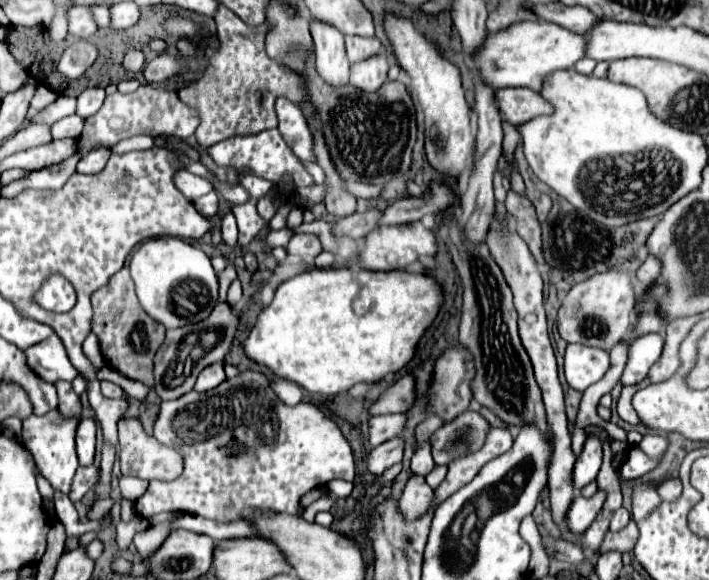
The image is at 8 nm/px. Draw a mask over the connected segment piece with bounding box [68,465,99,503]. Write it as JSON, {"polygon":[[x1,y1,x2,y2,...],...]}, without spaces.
{"polygon":[[91,465,91,467,78,467,77,473,75,473,75,479,73,479,73,485,71,485,71,491,69,498,73,503,78,502,83,496,95,487,99,475,97,475,97,469]]}

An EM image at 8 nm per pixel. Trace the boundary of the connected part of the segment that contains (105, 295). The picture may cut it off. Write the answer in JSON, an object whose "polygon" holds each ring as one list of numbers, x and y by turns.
{"polygon":[[123,267,119,273,115,273,105,287,101,287,91,295,91,303,95,313,93,333,99,339,105,361,121,375,153,387,153,357,155,351,163,345,165,327,155,319,151,319,139,305,129,269]]}

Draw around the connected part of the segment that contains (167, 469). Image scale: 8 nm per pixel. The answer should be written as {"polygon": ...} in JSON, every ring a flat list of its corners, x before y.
{"polygon":[[123,417,123,419,119,419,117,427,119,427,119,463,121,463,123,475,133,475,133,477,139,477,145,481,151,481,151,479,173,481,181,475,183,457,175,449,165,447,155,437,147,435,137,417]]}

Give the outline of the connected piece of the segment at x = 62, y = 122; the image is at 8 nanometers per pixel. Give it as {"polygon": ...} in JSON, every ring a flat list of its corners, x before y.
{"polygon":[[69,115,69,117,63,117,59,119,57,123,51,125,51,135,53,139,65,139,65,137,77,137,81,135,83,131,83,119,79,115]]}

